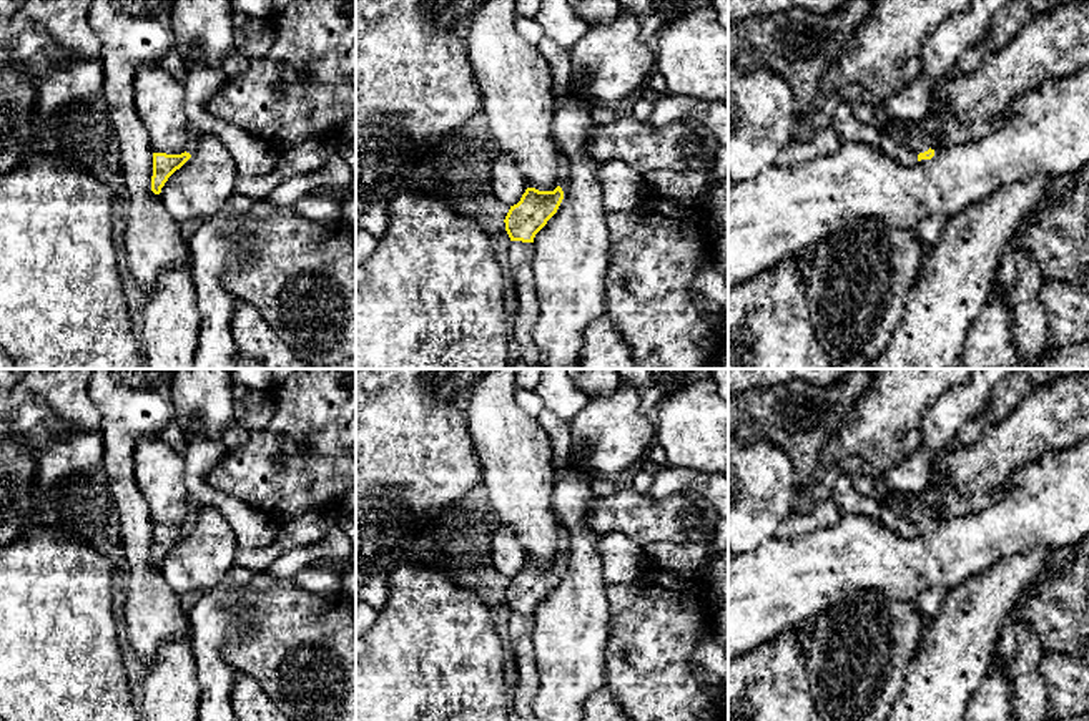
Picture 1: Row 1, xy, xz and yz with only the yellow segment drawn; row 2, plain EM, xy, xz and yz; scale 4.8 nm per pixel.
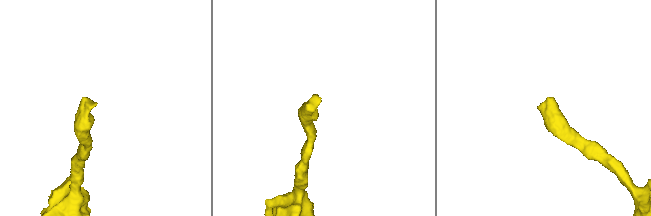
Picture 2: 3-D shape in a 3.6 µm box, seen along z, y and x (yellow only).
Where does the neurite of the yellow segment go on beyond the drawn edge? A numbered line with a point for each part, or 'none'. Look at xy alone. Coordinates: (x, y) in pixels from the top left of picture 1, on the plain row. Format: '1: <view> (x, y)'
1: xy (193, 507)

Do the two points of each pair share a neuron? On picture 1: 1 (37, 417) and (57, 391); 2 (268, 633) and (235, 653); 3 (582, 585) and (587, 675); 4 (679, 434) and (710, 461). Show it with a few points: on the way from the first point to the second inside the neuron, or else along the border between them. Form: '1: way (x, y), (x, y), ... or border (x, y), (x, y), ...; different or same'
1: border (17, 399), (42, 399), (62, 419), (77, 427); different
2: way (260, 642), (250, 652), (243, 652); same
3: way (582, 607), (582, 653); same
4: way (687, 437), (702, 452); same

